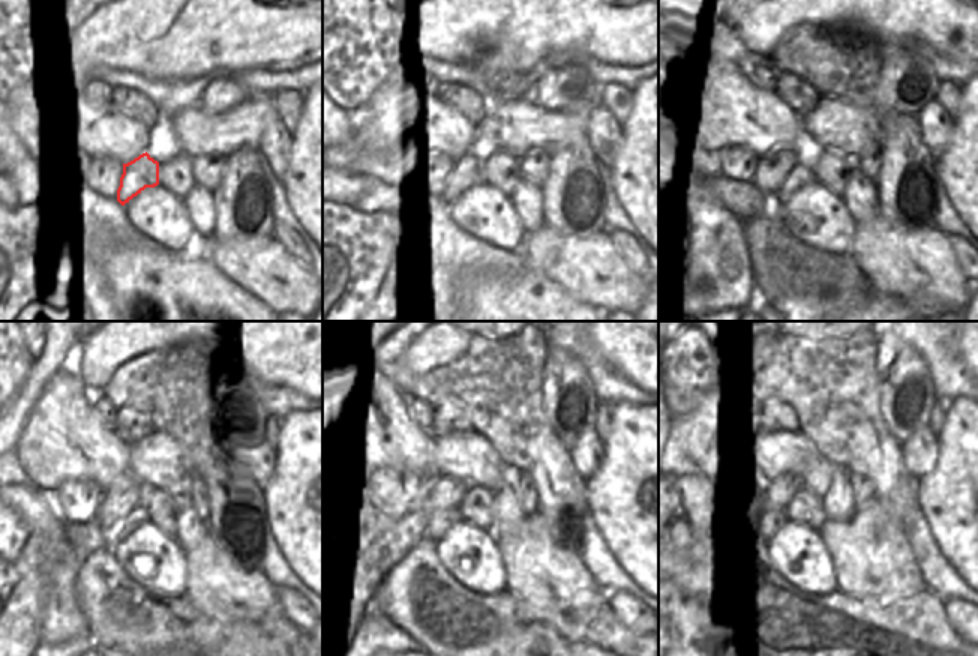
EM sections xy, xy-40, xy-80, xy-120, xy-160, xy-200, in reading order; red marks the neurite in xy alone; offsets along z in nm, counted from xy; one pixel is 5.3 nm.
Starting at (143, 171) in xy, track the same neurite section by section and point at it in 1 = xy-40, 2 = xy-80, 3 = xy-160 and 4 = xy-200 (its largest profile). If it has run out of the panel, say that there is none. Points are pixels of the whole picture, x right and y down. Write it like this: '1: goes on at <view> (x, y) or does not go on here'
1: goes on at xy-40 (468, 171)
2: goes on at xy-80 (801, 174)
3: goes on at xy-160 (441, 520)
4: goes on at xy-200 (779, 523)

